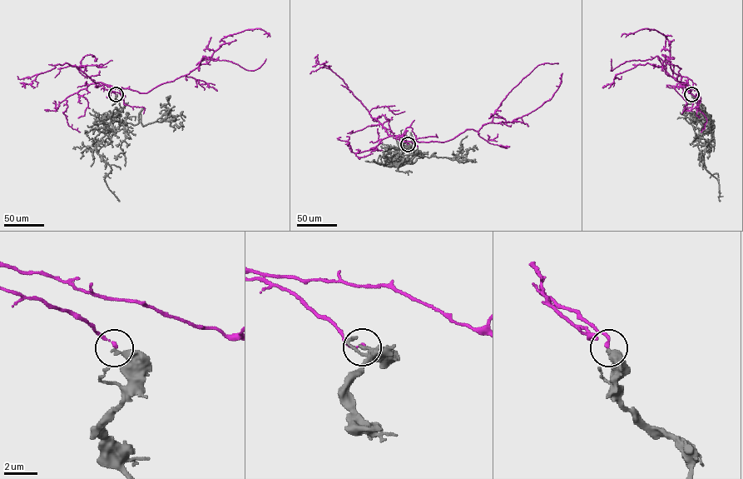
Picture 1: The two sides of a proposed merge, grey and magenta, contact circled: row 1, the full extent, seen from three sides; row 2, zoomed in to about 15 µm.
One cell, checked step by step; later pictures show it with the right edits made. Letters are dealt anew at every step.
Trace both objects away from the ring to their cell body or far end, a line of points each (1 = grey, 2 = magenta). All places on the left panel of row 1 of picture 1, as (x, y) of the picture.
1: (116, 94), (122, 110), (113, 128), (136, 124), (140, 112), (143, 126), (161, 122), (175, 106)
2: (116, 94), (103, 86), (145, 93), (188, 74), (206, 63), (230, 35), (259, 28), (269, 37)

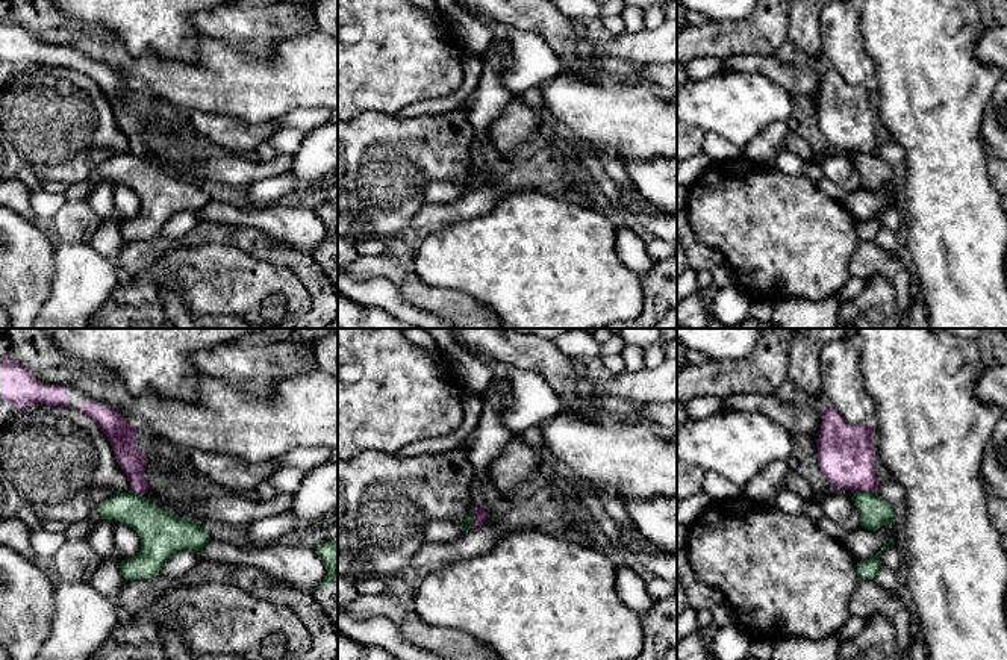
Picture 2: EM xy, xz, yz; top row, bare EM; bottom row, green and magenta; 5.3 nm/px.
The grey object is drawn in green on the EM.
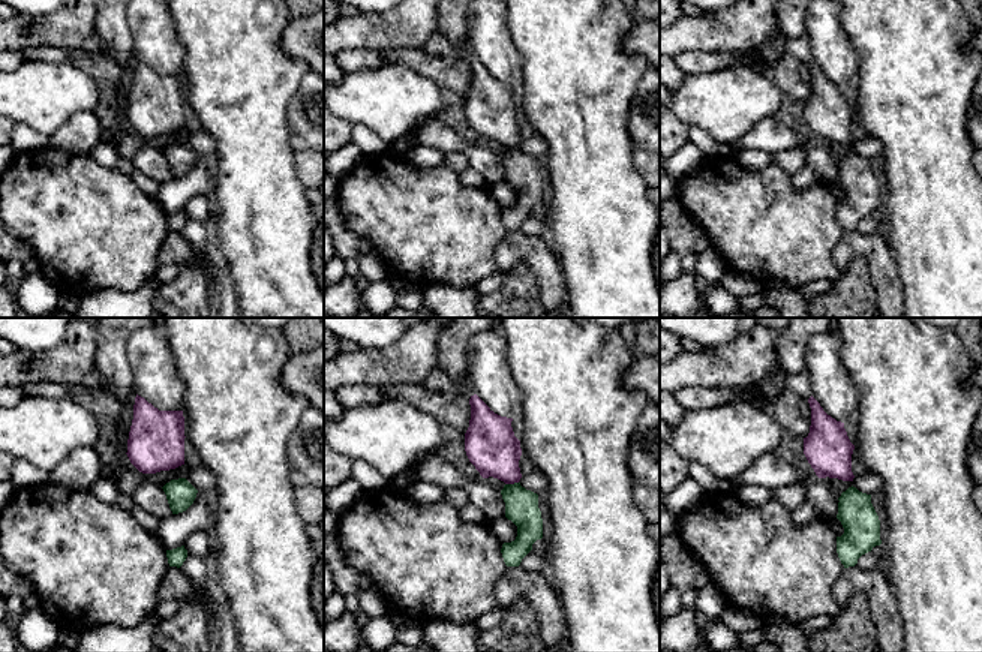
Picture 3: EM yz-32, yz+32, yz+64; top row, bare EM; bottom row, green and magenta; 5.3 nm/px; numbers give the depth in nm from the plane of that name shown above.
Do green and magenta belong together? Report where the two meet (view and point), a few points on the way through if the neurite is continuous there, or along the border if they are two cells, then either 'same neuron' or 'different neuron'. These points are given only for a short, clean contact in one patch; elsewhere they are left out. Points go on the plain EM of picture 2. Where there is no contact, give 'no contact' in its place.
contact yz (865, 153); border yz (876, 152), (857, 152), (854, 155); different neuron

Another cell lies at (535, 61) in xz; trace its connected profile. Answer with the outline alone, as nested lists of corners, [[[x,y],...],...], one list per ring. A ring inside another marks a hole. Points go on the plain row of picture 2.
[[[469,14],[492,29],[495,41],[510,44],[513,64],[509,71],[500,71],[498,76],[501,85],[513,95],[538,88],[542,82],[563,71],[565,65],[560,58],[538,32],[519,30],[486,14]]]

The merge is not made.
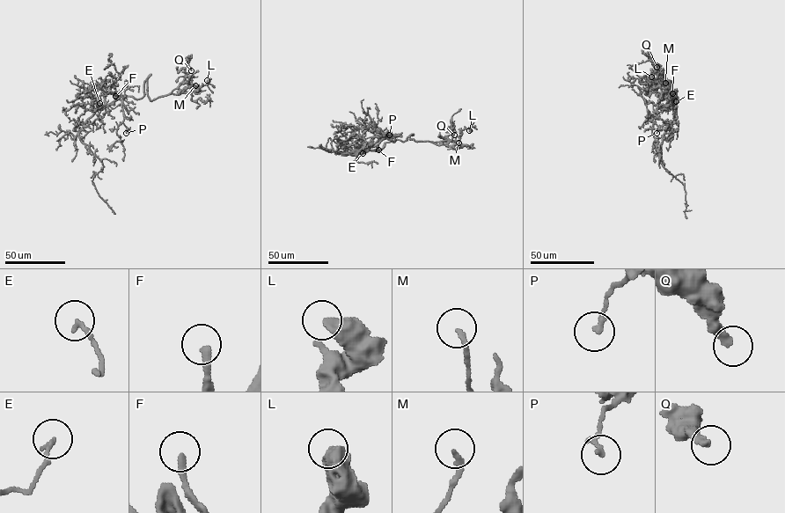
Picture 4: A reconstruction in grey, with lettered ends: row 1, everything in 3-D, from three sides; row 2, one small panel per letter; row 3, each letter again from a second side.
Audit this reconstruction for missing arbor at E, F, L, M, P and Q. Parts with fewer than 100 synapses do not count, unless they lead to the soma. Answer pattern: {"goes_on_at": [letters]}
{"goes_on_at": ["F"]}

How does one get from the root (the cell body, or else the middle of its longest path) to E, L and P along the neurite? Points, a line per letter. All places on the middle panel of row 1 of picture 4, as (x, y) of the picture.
E: (376, 150), (364, 150), (363, 153)
L: (376, 150), (386, 142), (404, 141), (409, 136), (415, 141), (454, 145), (461, 131), (469, 130)
P: (376, 150), (385, 133), (389, 135)

